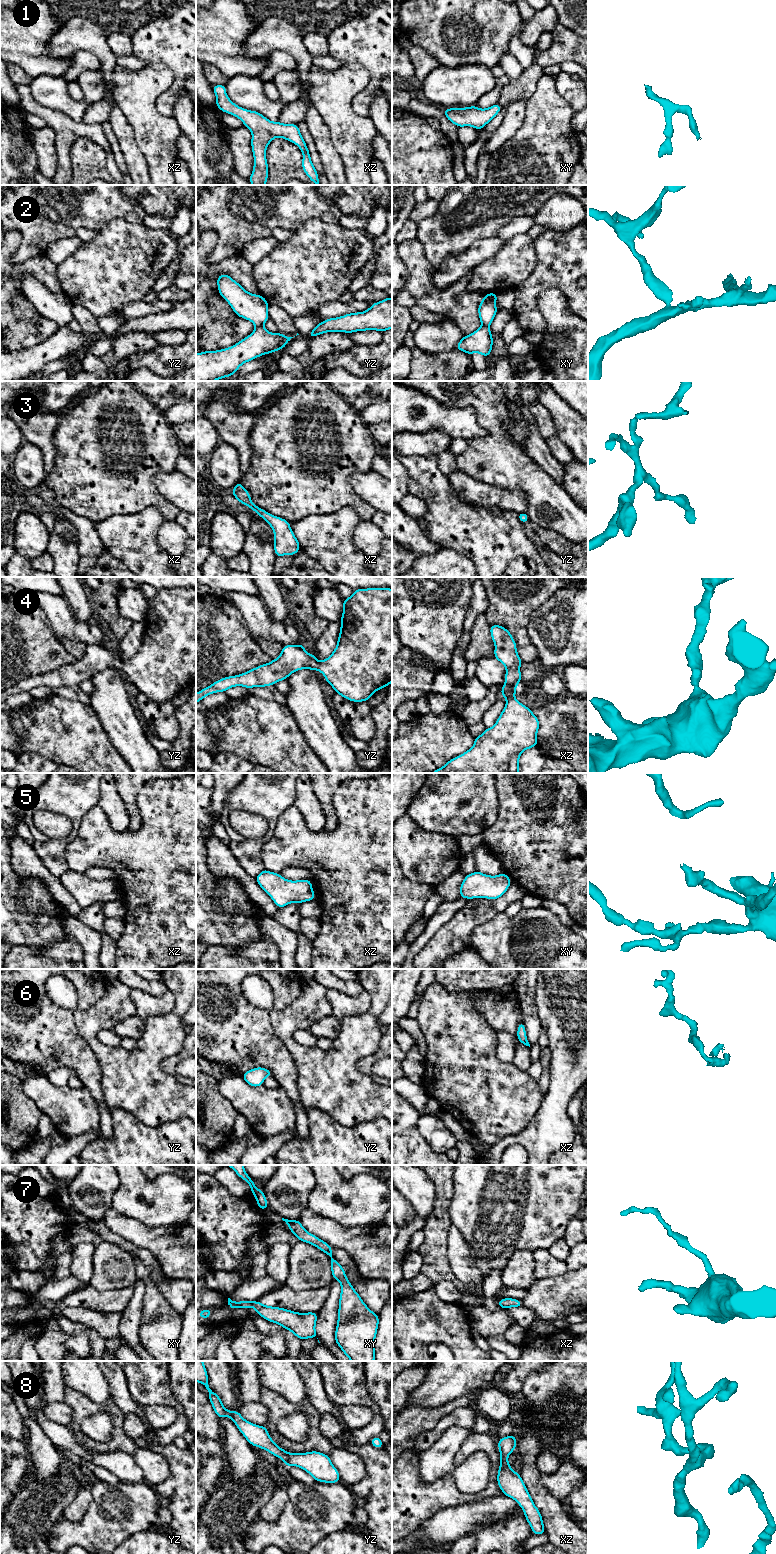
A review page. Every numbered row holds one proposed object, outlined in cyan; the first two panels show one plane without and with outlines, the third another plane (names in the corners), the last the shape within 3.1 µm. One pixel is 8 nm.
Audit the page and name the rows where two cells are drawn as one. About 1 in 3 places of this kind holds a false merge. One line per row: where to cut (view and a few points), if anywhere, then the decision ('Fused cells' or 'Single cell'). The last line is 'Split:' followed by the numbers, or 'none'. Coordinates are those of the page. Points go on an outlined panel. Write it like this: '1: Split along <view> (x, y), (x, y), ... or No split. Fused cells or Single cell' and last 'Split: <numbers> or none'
1: No split. Single cell
2: Split along yz (262, 325), (256, 327). Fused cells
3: No split. Single cell
4: No split. Single cell
5: No split. Single cell
6: No split. Single cell
7: No split. Single cell
8: No split. Single cell
Split: 2

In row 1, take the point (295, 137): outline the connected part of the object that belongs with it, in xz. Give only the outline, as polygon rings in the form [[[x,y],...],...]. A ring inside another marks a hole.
[[[213,85],[216,95],[216,106],[225,113],[239,118],[244,126],[252,133],[251,146],[254,156],[254,167],[249,181],[252,185],[265,185],[268,179],[268,163],[266,148],[276,137],[280,137],[296,144],[303,154],[302,168],[309,179],[320,185],[318,172],[310,158],[310,152],[301,136],[297,124],[282,124],[279,121],[271,122],[261,113],[237,106],[226,94],[225,85]]]

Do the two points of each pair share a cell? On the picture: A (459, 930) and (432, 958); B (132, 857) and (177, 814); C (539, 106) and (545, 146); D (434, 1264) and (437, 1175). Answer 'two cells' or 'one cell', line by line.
A: one cell
B: one cell
C: one cell
D: one cell

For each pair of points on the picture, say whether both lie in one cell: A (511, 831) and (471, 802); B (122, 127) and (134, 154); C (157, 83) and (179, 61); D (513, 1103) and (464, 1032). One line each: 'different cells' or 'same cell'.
A: different cells
B: same cell
C: different cells
D: same cell

